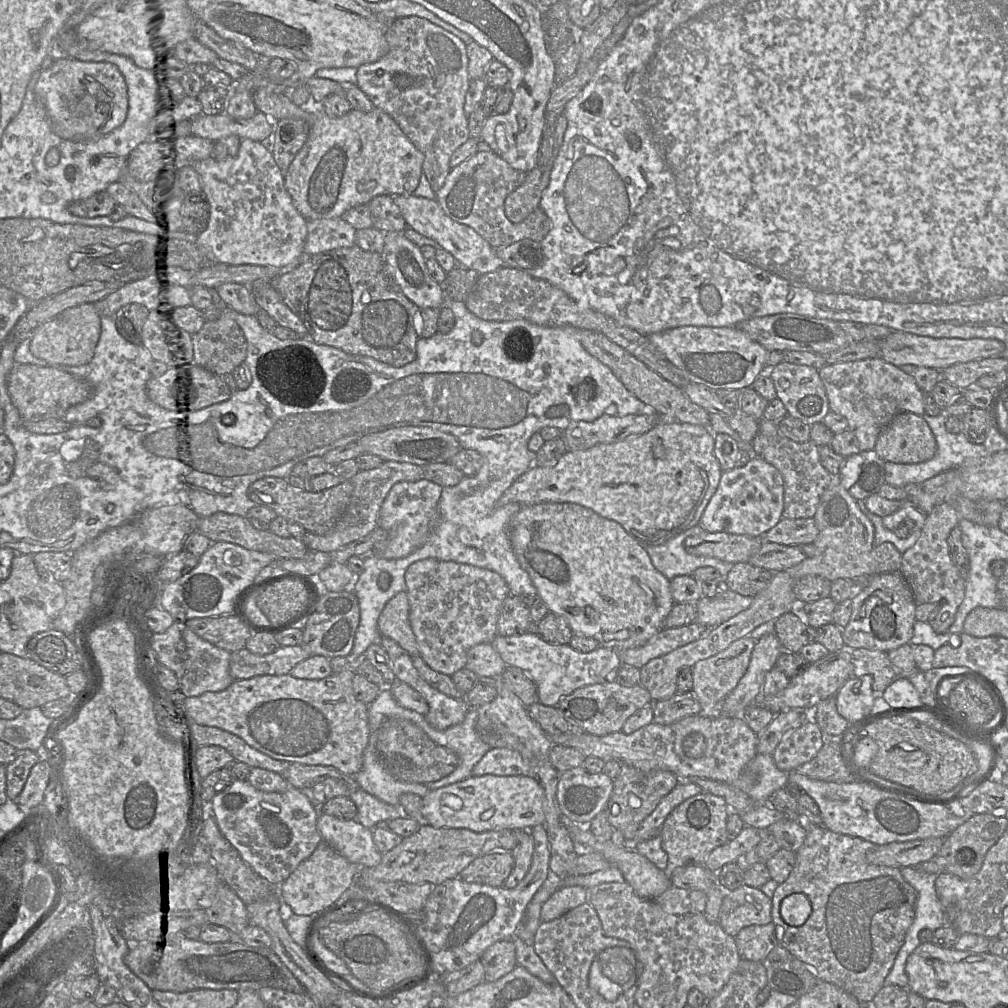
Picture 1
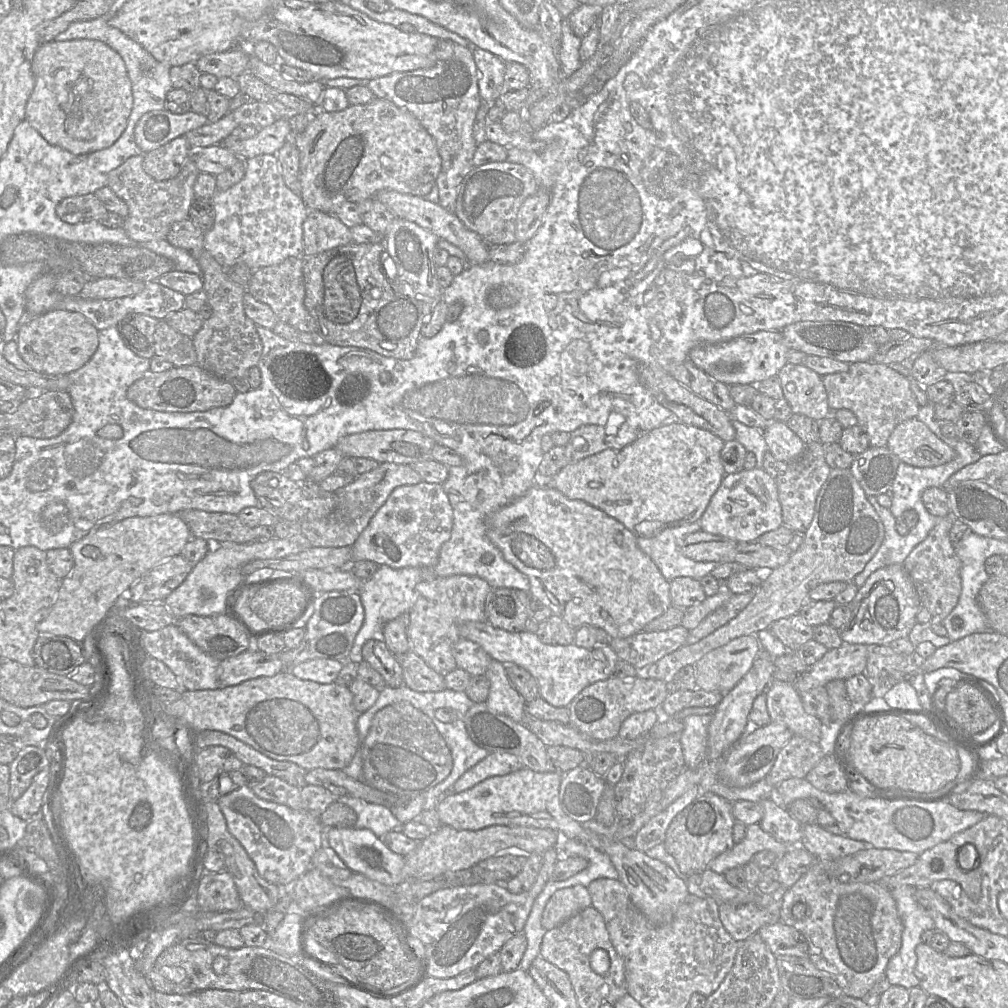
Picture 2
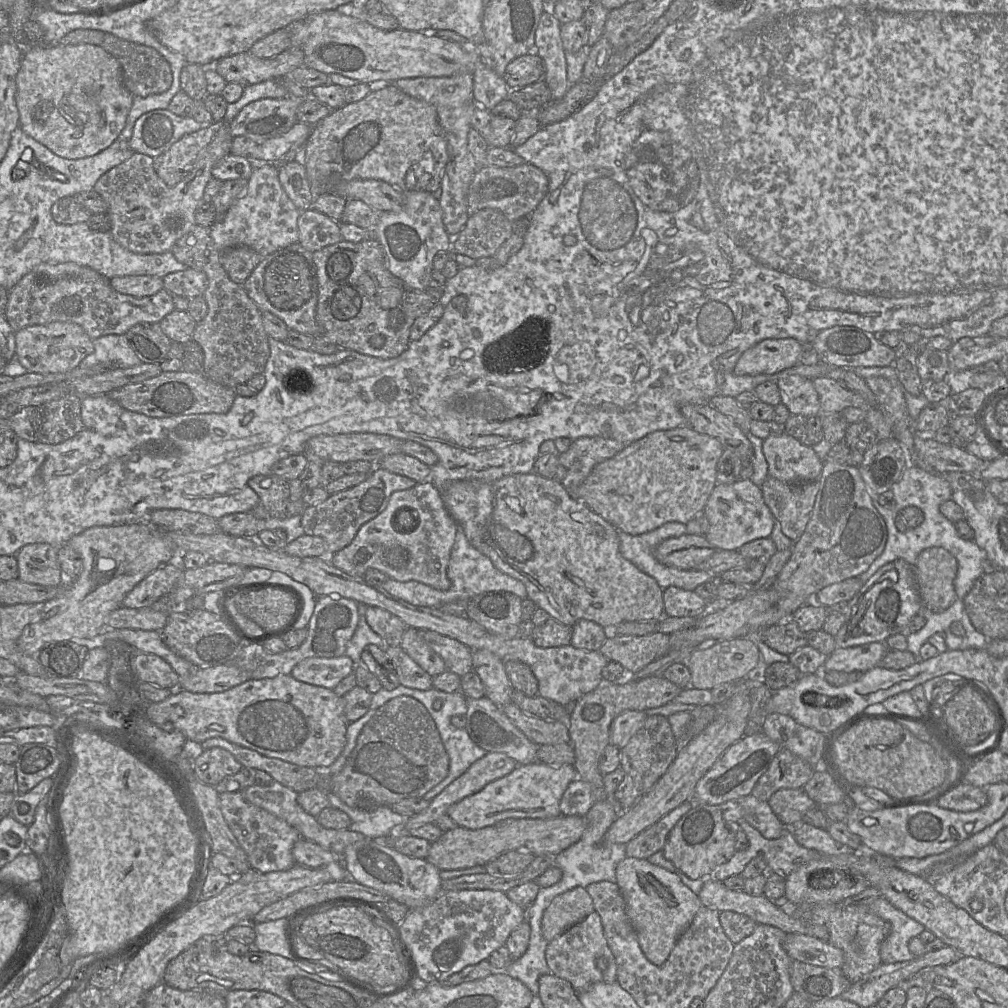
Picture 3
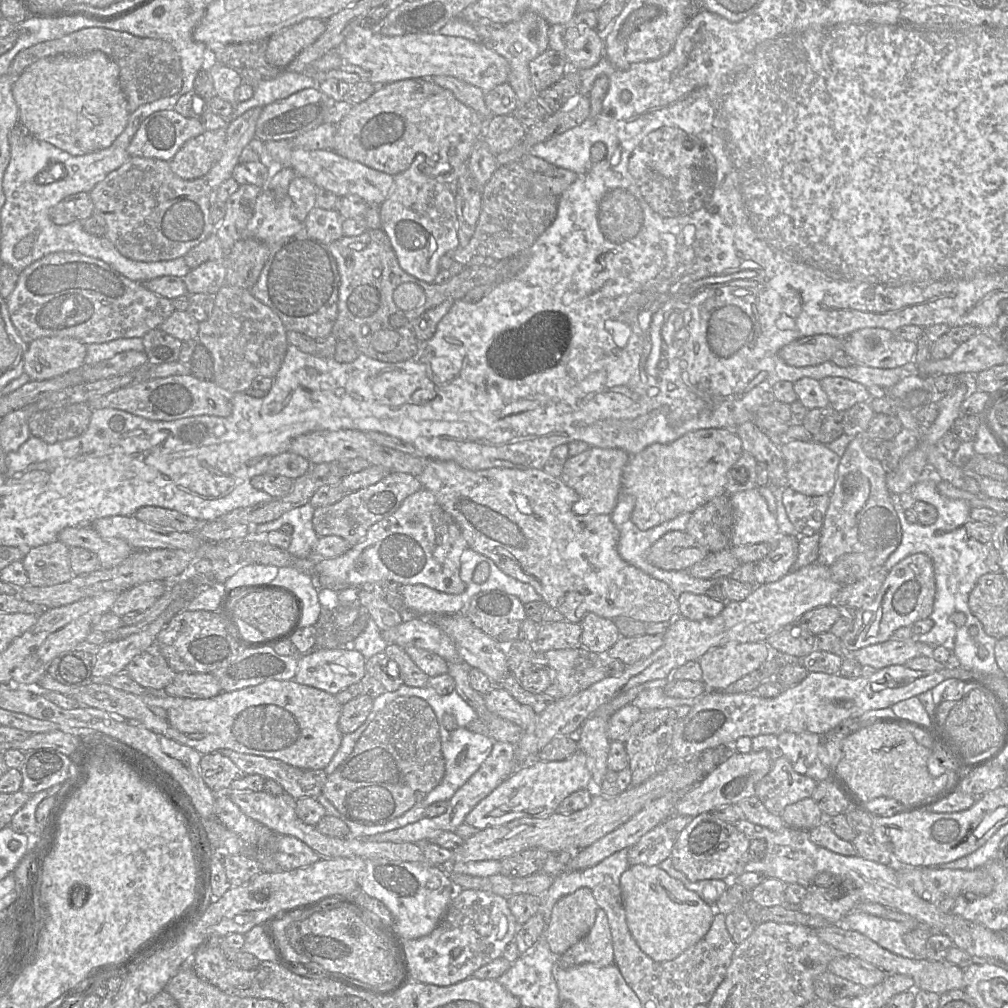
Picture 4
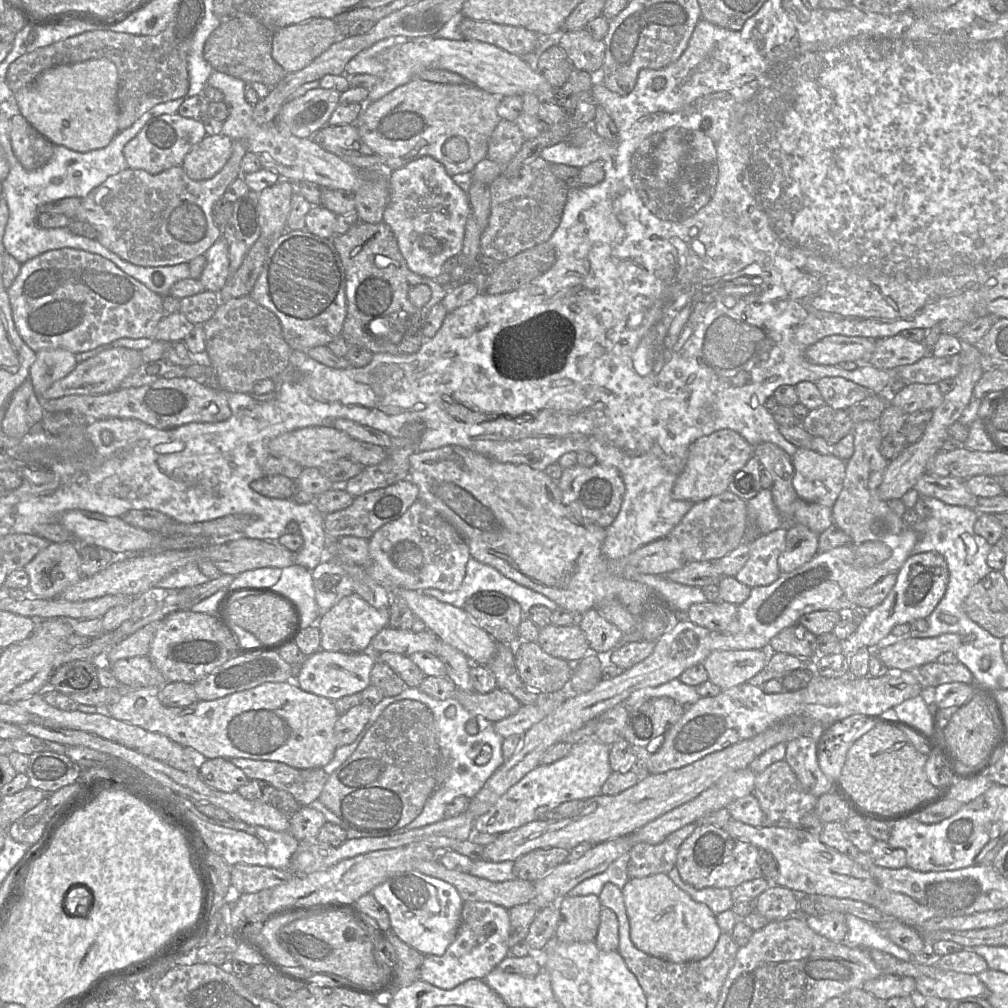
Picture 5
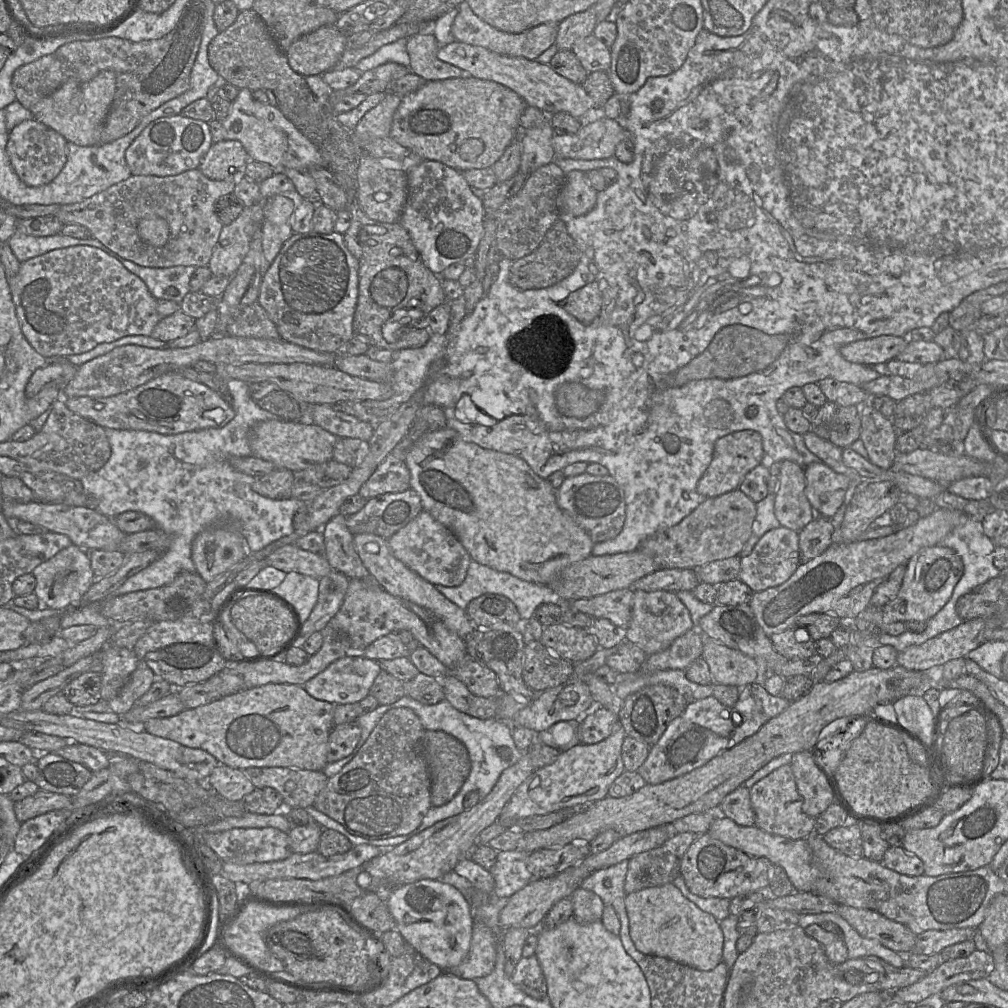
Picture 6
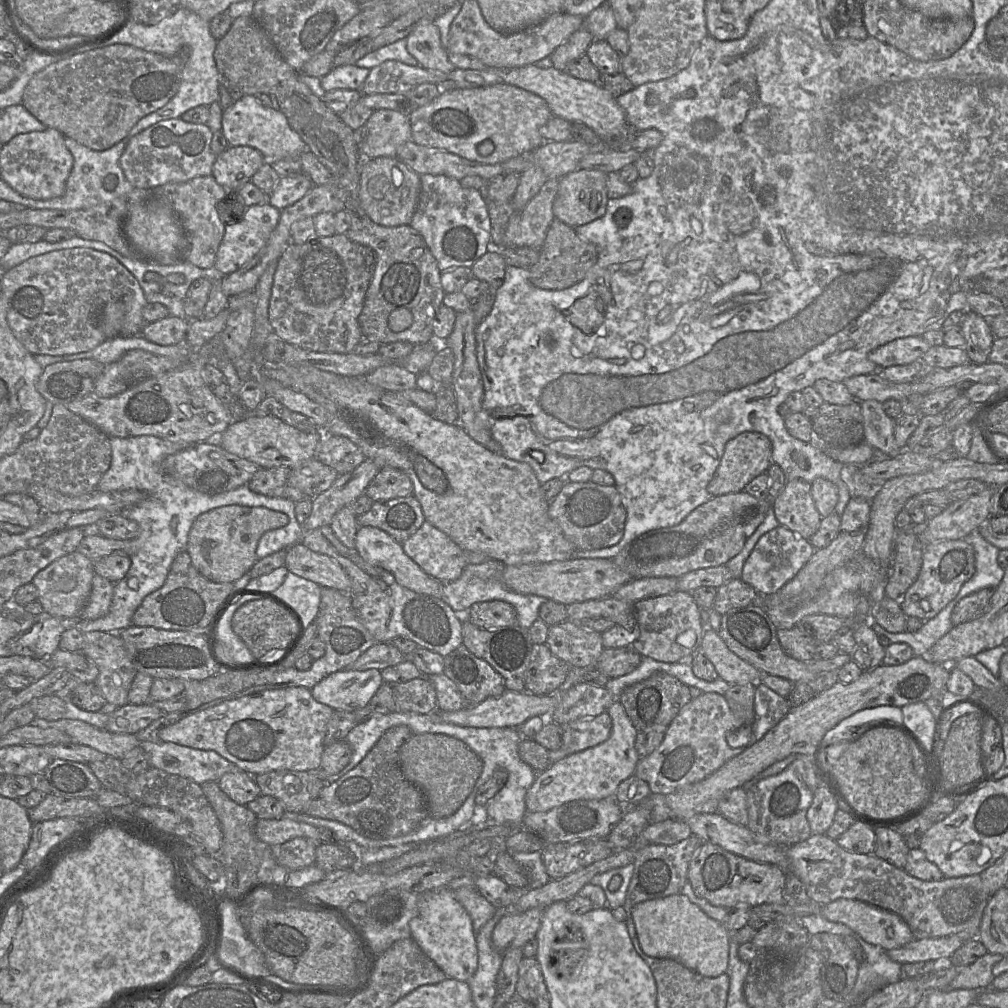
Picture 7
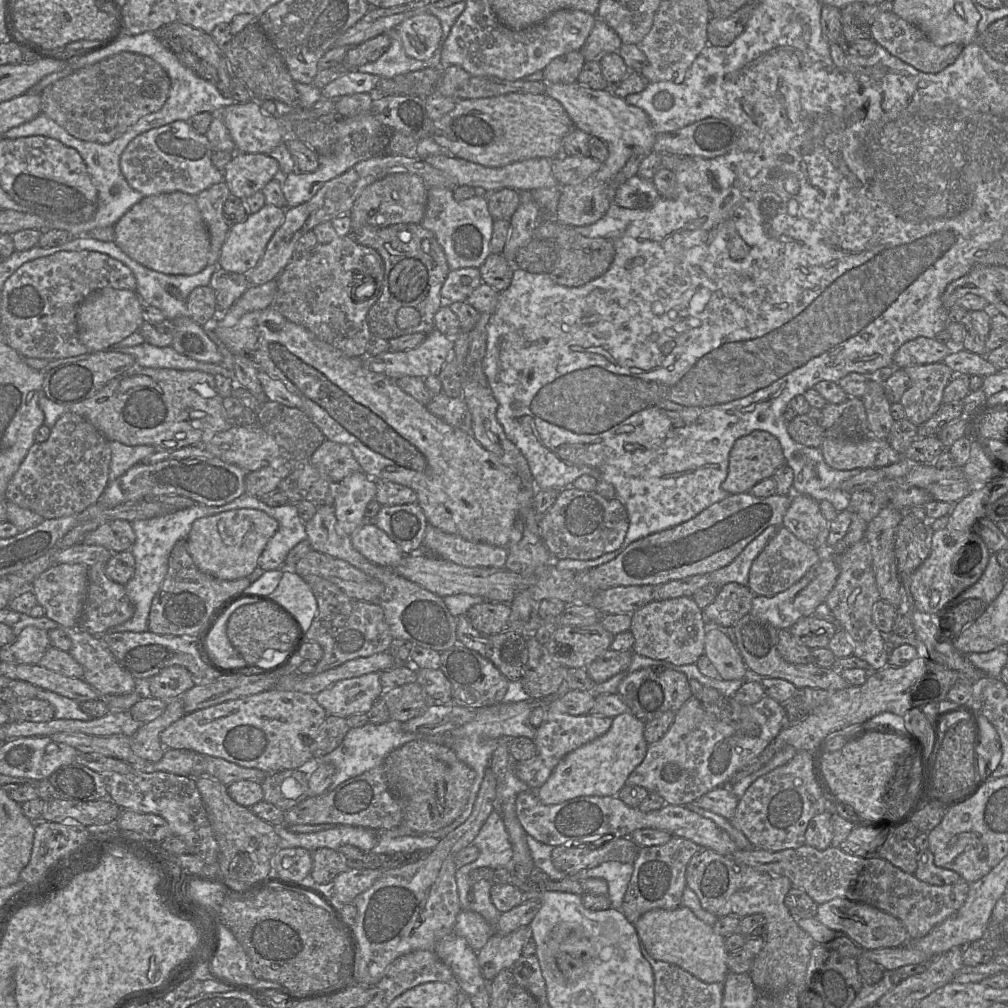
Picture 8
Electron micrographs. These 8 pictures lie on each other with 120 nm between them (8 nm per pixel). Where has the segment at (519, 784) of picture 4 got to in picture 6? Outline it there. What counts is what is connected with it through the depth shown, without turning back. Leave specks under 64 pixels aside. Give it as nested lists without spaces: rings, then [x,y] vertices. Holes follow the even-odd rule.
[[[618,721],[614,731],[596,744],[578,744],[562,751],[549,765],[536,769],[514,792],[500,816],[479,835],[478,844],[488,845],[495,837],[508,829],[515,828],[517,821],[536,815],[544,815],[580,804],[590,804],[608,796],[608,790],[624,771],[621,756],[625,730]]]

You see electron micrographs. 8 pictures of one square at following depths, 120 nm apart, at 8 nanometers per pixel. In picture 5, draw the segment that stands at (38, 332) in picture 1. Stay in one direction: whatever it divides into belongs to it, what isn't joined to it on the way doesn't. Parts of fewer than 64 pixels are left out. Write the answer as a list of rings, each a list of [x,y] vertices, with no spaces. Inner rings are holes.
[[[42,349],[36,352],[36,360],[30,367],[29,379],[38,395],[57,380],[65,377],[78,364],[75,354],[64,349]]]

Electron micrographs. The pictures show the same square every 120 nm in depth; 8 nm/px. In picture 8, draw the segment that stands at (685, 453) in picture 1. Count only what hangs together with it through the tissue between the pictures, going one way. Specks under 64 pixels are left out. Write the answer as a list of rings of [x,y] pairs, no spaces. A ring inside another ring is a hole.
[[[755,430],[735,441],[729,453],[728,474],[721,487],[731,495],[749,492],[763,479],[772,478],[775,471],[784,464],[786,459],[777,438],[767,431]]]

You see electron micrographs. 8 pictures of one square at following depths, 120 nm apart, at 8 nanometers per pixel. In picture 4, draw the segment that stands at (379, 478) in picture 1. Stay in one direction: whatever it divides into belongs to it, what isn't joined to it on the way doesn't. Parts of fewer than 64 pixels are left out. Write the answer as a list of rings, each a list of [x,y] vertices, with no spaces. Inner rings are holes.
[[[391,472],[373,485],[345,494],[334,504],[315,508],[313,528],[319,537],[340,536],[354,546],[365,538],[373,524],[392,515],[405,498],[421,488],[423,487],[418,477],[407,473]]]

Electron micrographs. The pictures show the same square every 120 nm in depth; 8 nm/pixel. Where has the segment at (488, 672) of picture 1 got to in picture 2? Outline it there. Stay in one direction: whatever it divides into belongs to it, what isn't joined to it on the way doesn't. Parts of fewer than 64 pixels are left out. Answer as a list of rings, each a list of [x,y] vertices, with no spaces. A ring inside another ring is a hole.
[[[464,638],[454,645],[453,655],[457,667],[467,671],[471,676],[484,675],[492,660],[478,643]]]

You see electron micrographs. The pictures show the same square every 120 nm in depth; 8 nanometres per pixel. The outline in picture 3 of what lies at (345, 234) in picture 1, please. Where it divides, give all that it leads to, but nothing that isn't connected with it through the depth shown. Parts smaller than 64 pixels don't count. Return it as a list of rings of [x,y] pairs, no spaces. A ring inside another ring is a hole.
[[[314,208],[301,212],[298,226],[299,243],[311,252],[343,240],[341,221]]]

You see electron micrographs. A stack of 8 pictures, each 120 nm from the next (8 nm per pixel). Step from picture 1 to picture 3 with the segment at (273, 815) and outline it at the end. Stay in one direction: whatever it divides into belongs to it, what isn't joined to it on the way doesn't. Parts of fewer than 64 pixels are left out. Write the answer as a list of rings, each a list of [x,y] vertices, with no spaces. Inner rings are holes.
[[[242,792],[222,793],[219,795],[219,803],[223,817],[246,853],[252,869],[269,873],[285,871],[296,864],[292,849],[301,839],[301,835],[294,827],[267,810],[246,801]]]

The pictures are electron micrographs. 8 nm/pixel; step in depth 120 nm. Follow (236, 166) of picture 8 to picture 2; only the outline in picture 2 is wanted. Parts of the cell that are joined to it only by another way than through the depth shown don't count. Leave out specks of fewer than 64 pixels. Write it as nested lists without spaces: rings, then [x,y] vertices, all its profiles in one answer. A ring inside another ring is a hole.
[[[185,135],[174,138],[157,149],[143,153],[145,172],[158,181],[176,177],[190,158],[192,148]]]

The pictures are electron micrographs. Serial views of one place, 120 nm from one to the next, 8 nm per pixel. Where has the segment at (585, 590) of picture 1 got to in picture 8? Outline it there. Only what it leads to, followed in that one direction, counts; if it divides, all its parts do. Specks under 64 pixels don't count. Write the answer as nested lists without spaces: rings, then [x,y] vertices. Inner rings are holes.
[[[273,306],[247,312],[230,327],[219,326],[216,319],[213,329],[233,355],[248,357],[259,371],[279,379],[291,393],[298,396],[302,401],[301,410],[326,439],[348,446],[367,476],[413,489],[429,525],[472,542],[508,546],[518,510],[521,480],[511,468],[476,441],[471,433],[439,419],[404,392],[396,380],[369,370],[364,366],[362,357],[346,355],[305,327],[287,320]]]

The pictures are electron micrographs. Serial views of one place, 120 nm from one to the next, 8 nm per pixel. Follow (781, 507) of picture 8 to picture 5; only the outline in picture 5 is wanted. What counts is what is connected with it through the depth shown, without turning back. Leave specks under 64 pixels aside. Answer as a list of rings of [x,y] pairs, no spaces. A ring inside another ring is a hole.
[[[727,490],[705,501],[695,503],[668,536],[681,544],[686,562],[716,561],[745,540],[747,517],[747,501]]]

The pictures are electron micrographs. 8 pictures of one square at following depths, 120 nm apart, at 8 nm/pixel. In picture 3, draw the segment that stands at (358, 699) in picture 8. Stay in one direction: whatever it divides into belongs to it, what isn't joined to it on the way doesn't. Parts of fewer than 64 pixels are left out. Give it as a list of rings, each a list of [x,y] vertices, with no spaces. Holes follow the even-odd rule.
[[[345,654],[340,657],[311,657],[297,663],[291,675],[301,682],[334,689],[346,676],[354,672],[355,664]]]

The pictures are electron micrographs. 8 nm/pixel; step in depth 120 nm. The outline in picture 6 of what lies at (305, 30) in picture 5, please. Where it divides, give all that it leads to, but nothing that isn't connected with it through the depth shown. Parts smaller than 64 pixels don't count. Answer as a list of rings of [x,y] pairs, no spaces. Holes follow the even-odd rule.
[[[334,25],[303,35],[284,51],[290,67],[306,77],[333,69],[345,48],[346,36]]]

